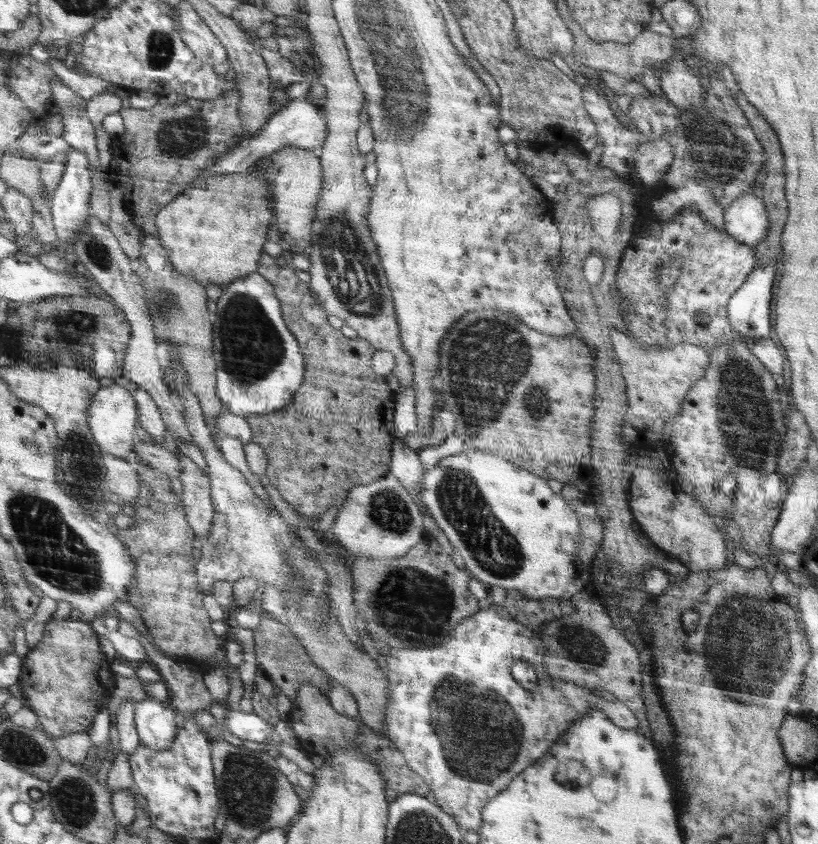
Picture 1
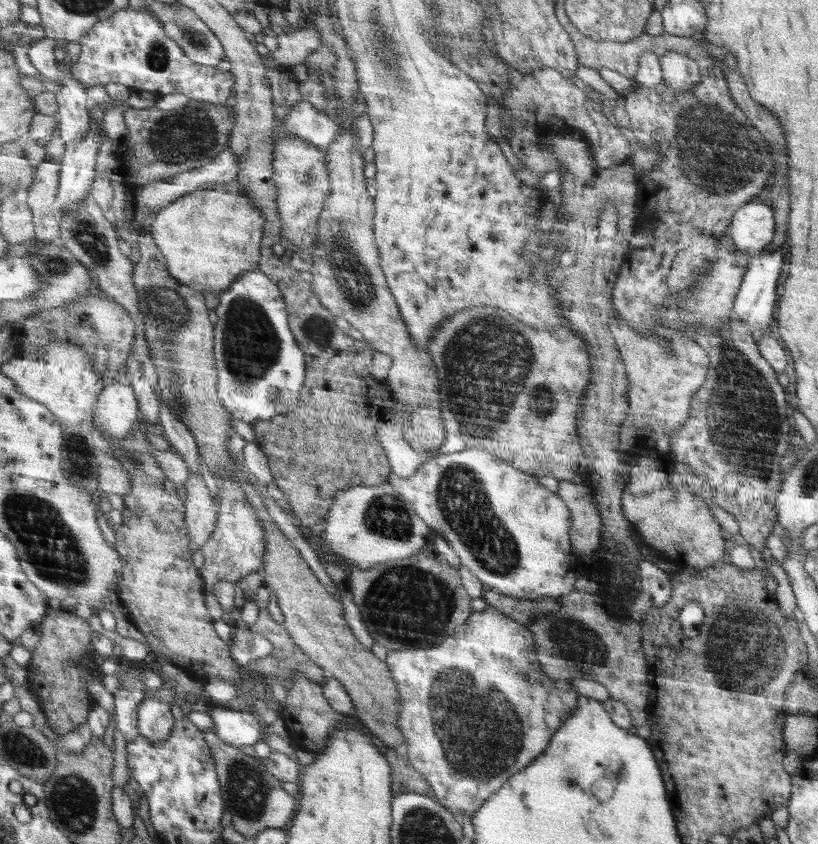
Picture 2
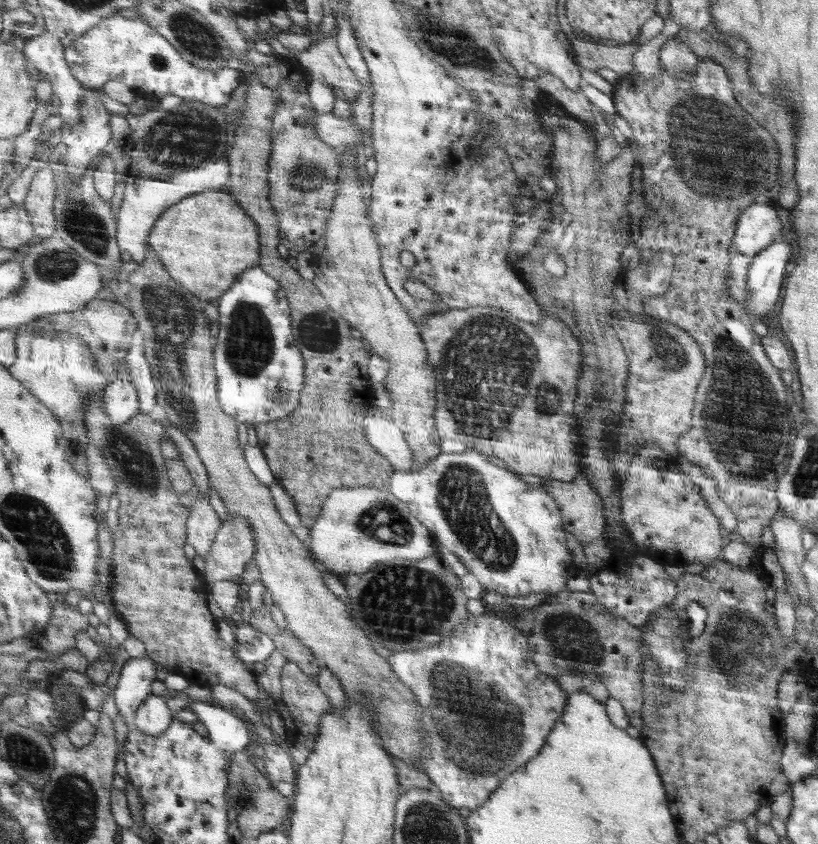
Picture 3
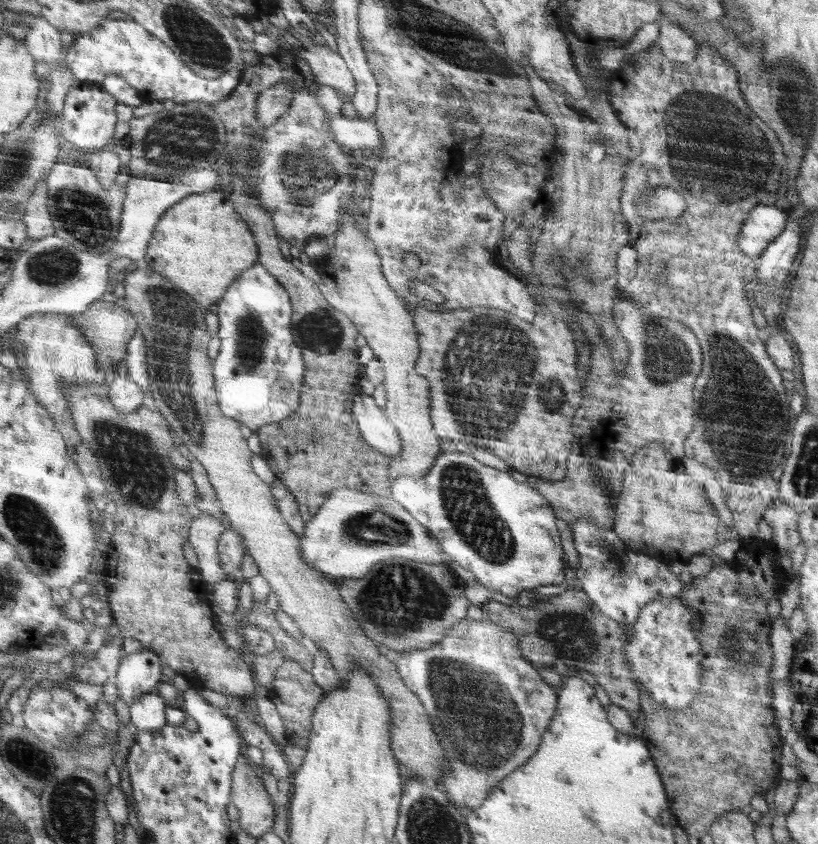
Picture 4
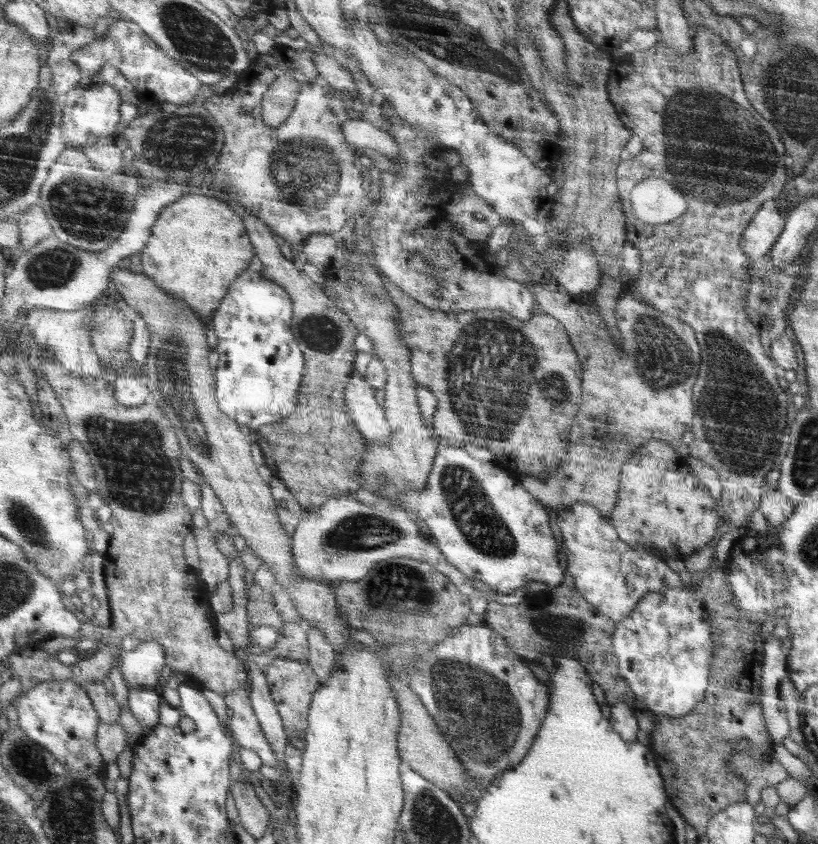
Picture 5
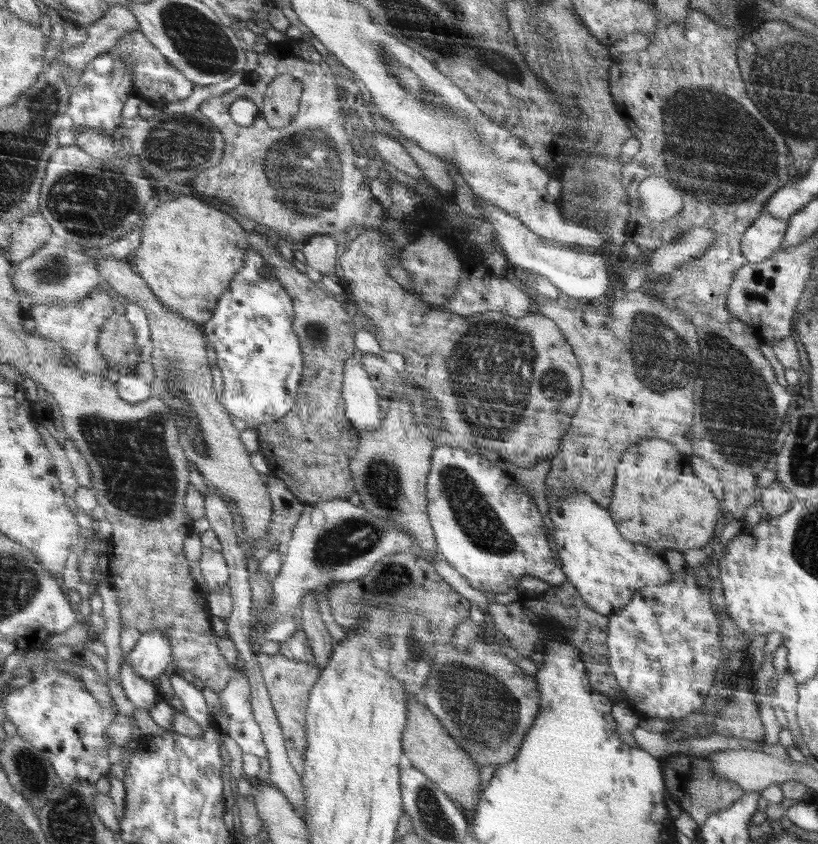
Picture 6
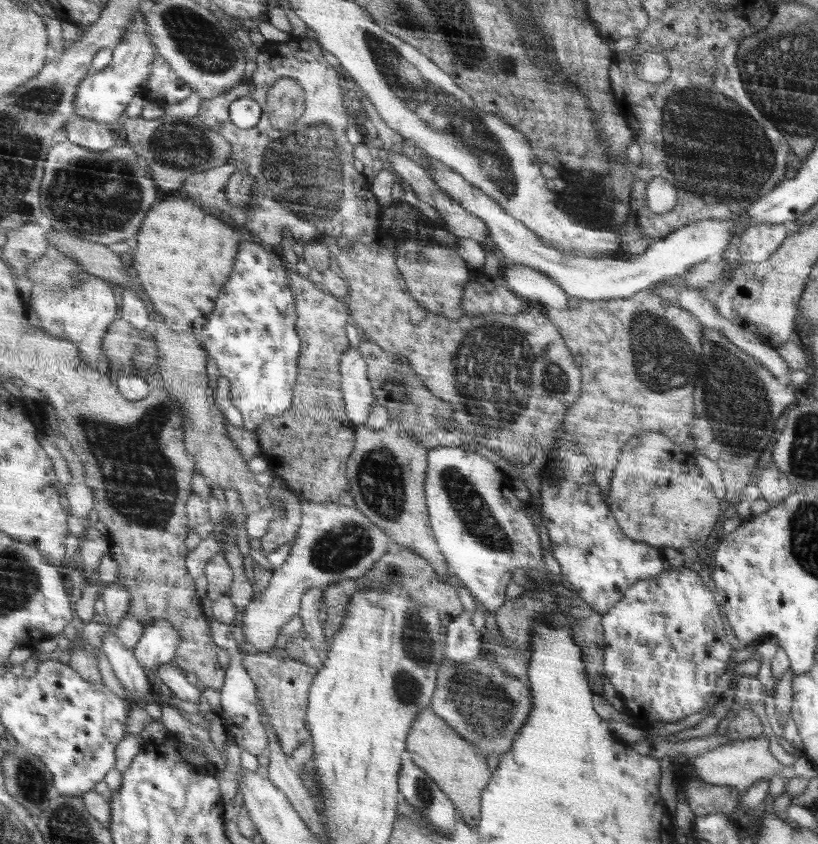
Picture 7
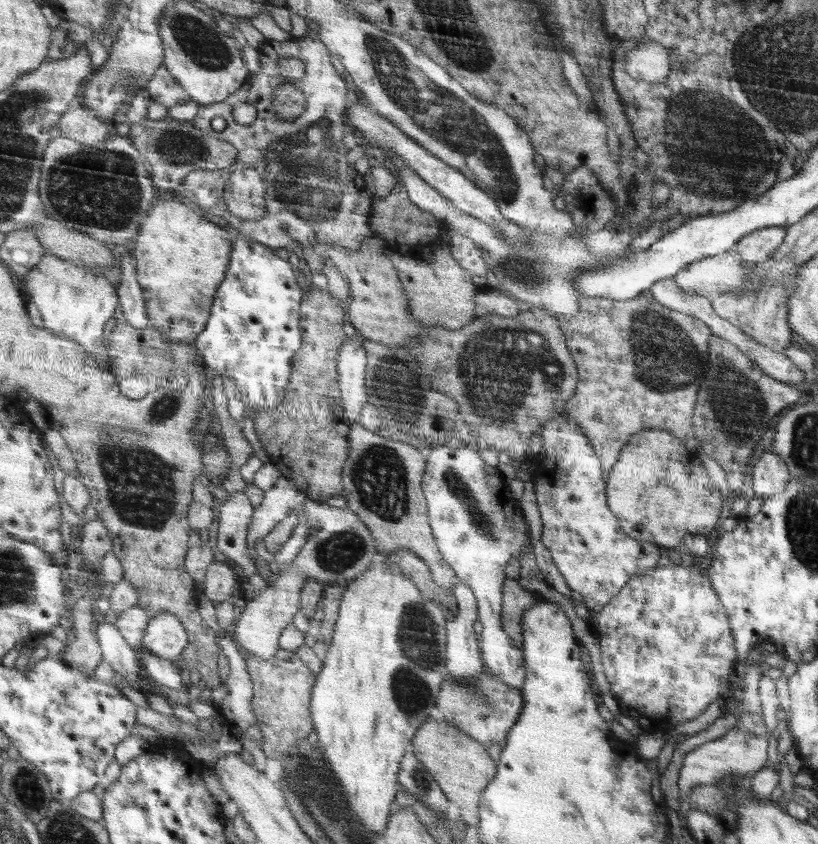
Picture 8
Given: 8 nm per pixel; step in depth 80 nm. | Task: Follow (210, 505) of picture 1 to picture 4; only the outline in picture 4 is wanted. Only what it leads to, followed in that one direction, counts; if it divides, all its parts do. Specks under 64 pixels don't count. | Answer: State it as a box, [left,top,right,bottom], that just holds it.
[189,512,229,591]

